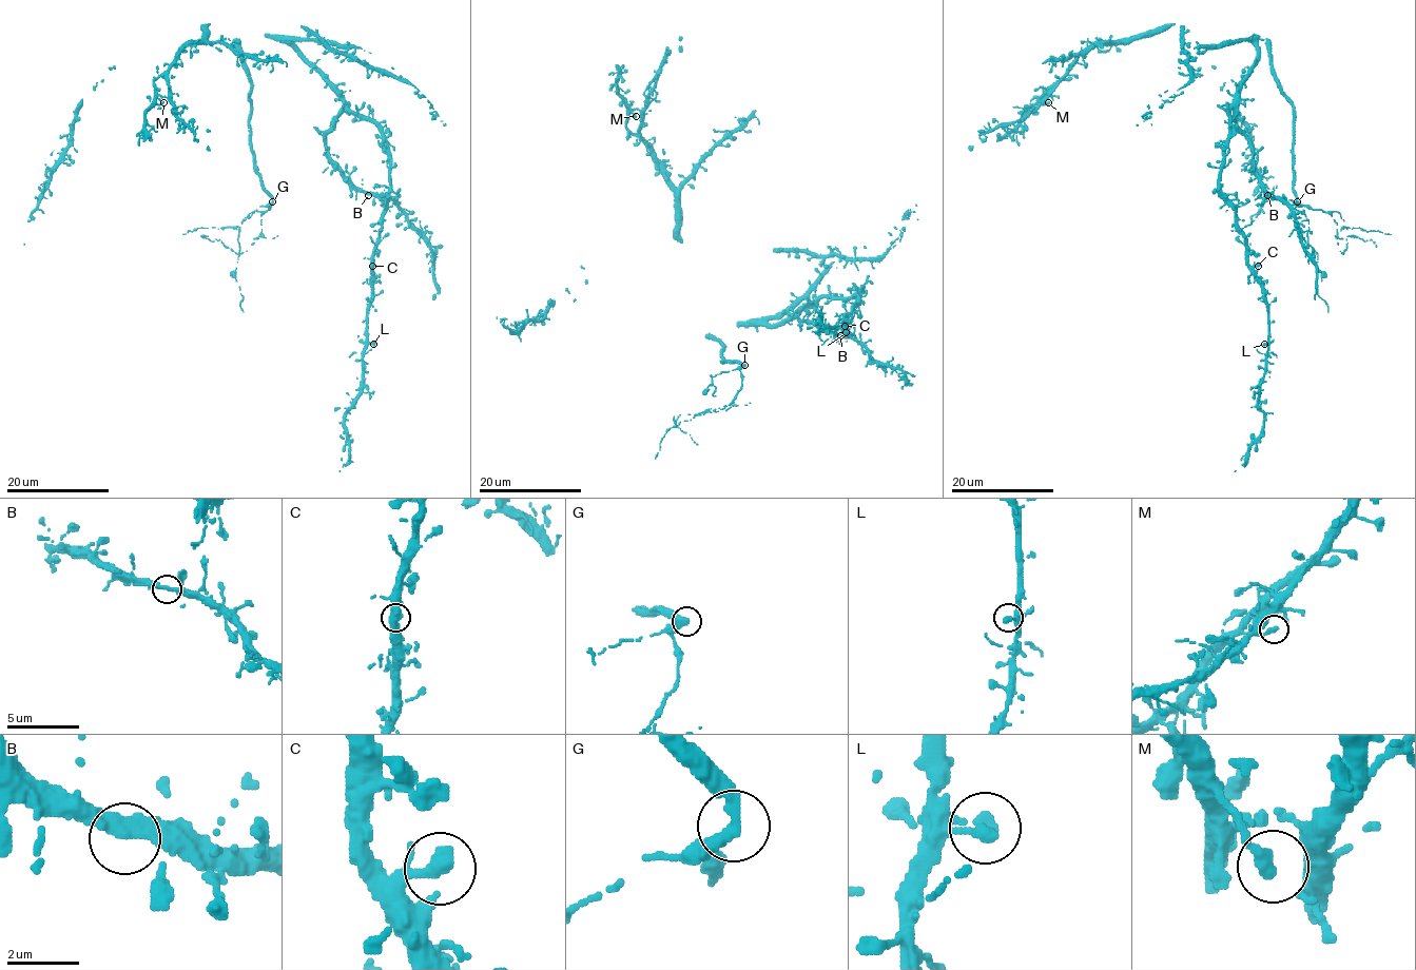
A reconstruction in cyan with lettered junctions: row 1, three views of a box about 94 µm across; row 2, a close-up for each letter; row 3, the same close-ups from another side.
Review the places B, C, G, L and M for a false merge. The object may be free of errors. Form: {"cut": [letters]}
{"cut": ["G"]}

